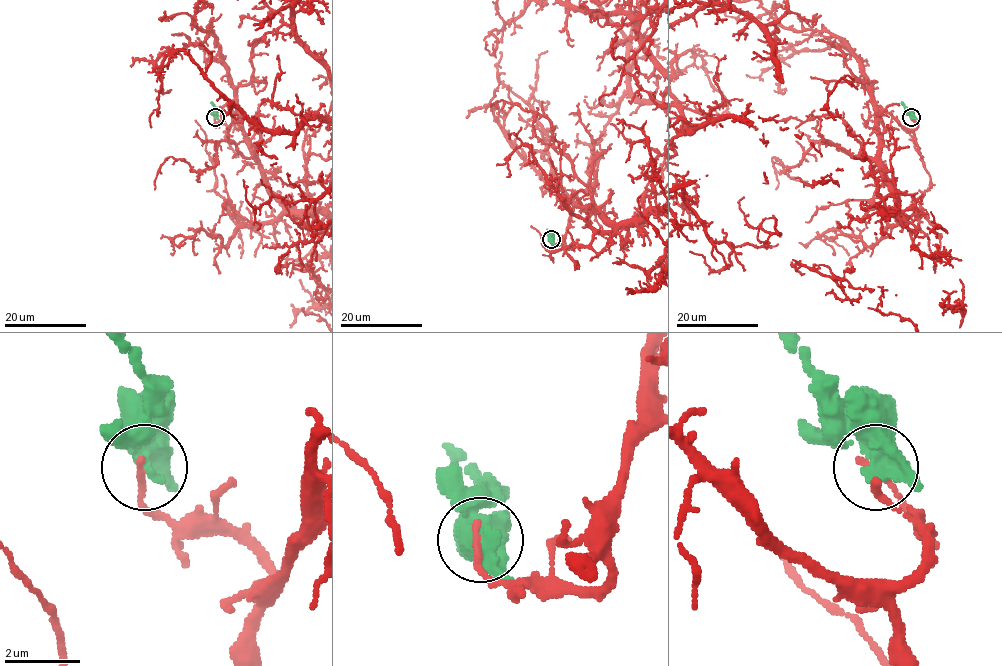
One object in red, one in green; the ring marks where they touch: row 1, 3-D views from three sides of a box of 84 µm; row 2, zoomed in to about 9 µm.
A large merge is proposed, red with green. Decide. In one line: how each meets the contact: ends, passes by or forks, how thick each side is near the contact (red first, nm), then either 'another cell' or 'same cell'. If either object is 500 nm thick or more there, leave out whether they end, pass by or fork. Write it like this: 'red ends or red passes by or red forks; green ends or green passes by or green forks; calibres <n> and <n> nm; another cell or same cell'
calibres 170 and 500 nm; another cell

